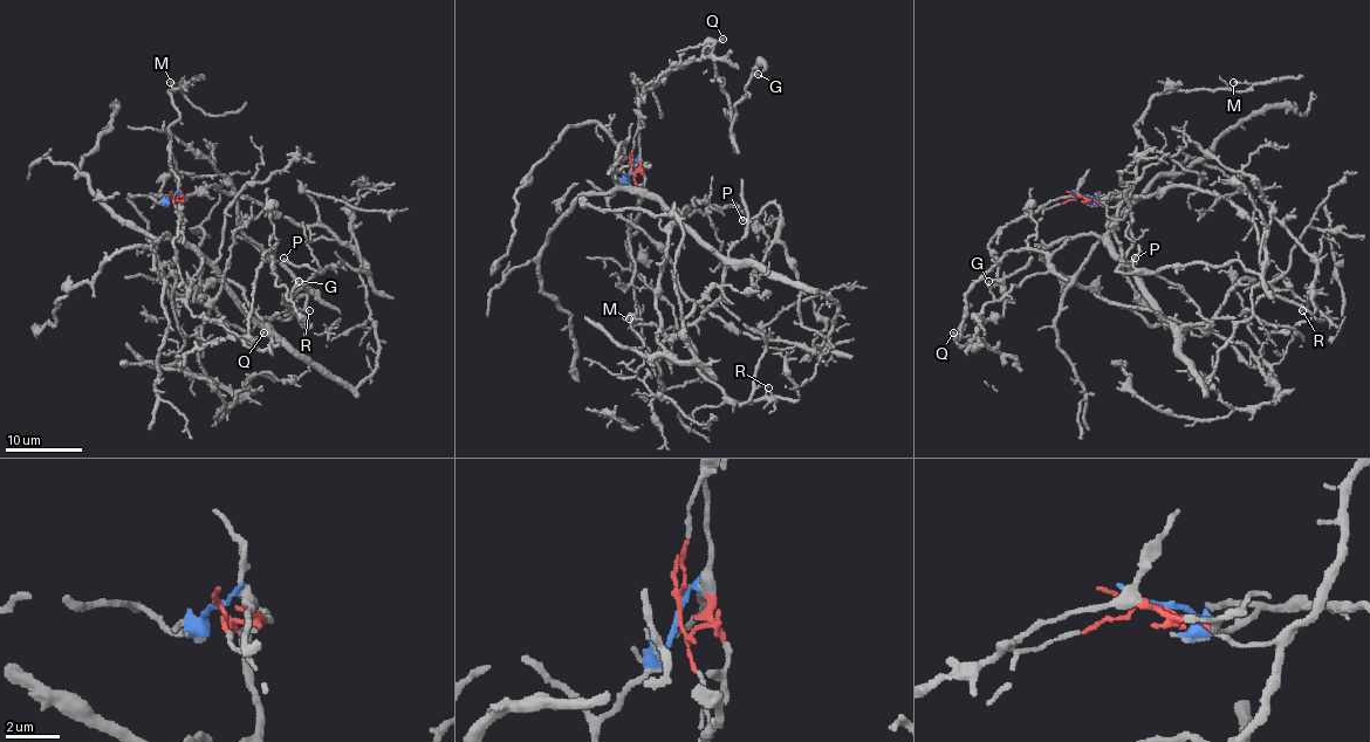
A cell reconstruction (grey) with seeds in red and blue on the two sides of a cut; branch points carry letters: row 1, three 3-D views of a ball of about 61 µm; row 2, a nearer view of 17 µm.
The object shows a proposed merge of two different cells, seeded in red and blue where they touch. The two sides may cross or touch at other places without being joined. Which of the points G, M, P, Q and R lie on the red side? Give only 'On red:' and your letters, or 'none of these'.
On red: G, M, Q, R

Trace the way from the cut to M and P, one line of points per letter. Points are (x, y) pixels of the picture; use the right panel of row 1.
M: (1080, 194), (1109, 206), (1128, 197), (1145, 149), (1136, 128), (1157, 95), (1247, 91), (1252, 86), (1233, 81)
P: (1080, 194), (1109, 203), (1197, 186), (1224, 197), (1254, 225), (1264, 269), (1118, 269), (1136, 258)

